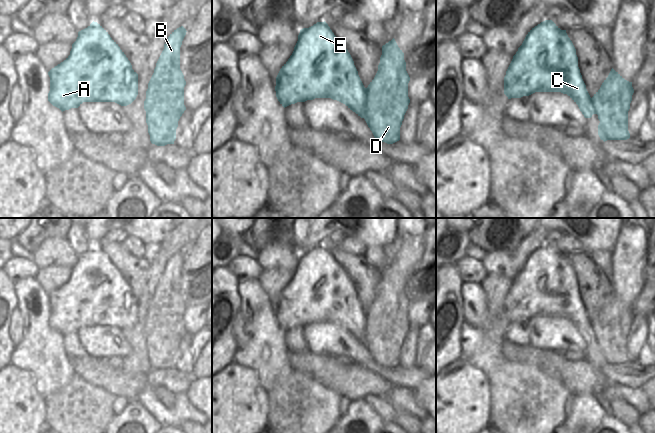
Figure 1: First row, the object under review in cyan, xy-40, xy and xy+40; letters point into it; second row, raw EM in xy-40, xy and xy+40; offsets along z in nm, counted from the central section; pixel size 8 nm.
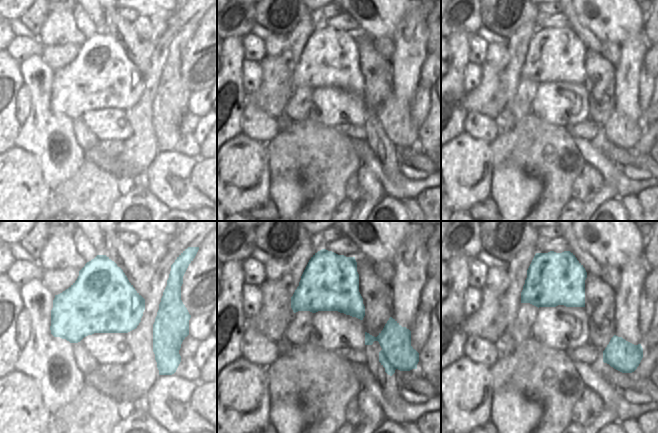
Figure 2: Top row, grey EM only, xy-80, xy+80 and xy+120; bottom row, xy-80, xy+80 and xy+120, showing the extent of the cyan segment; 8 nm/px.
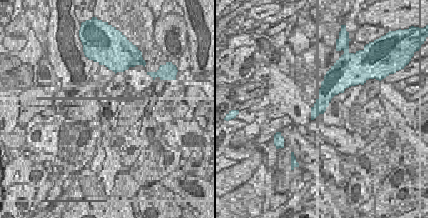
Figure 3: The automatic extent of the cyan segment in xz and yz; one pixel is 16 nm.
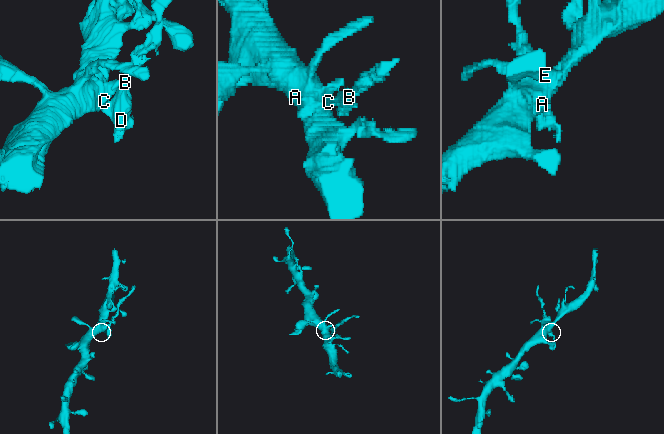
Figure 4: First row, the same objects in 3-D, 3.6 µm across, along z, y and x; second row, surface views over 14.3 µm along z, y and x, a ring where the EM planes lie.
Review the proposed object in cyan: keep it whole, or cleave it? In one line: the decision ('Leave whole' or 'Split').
Split

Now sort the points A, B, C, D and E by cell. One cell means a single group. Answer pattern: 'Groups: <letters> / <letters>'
Groups: A C E / B D

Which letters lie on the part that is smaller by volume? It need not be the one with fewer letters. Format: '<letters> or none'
B, D

